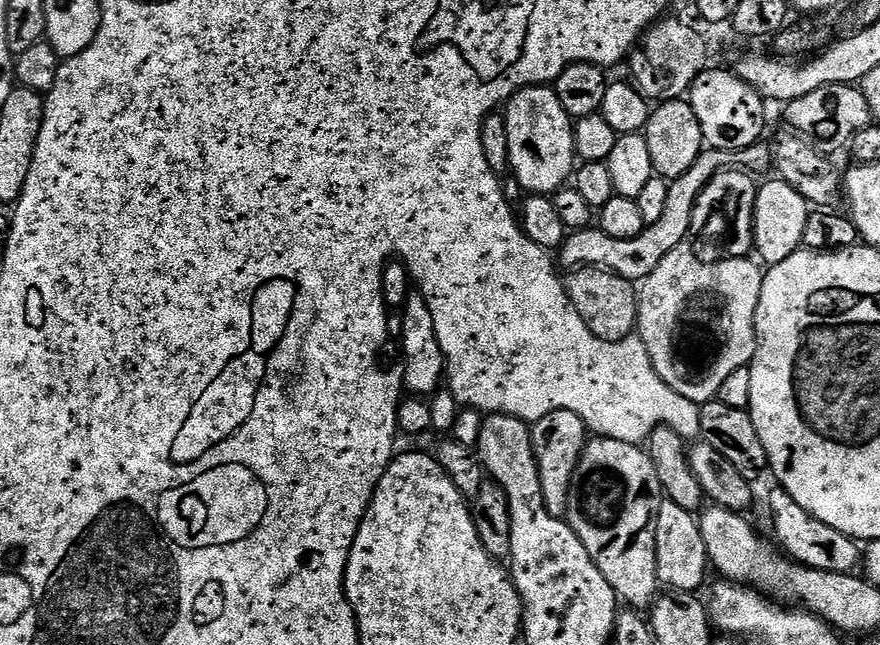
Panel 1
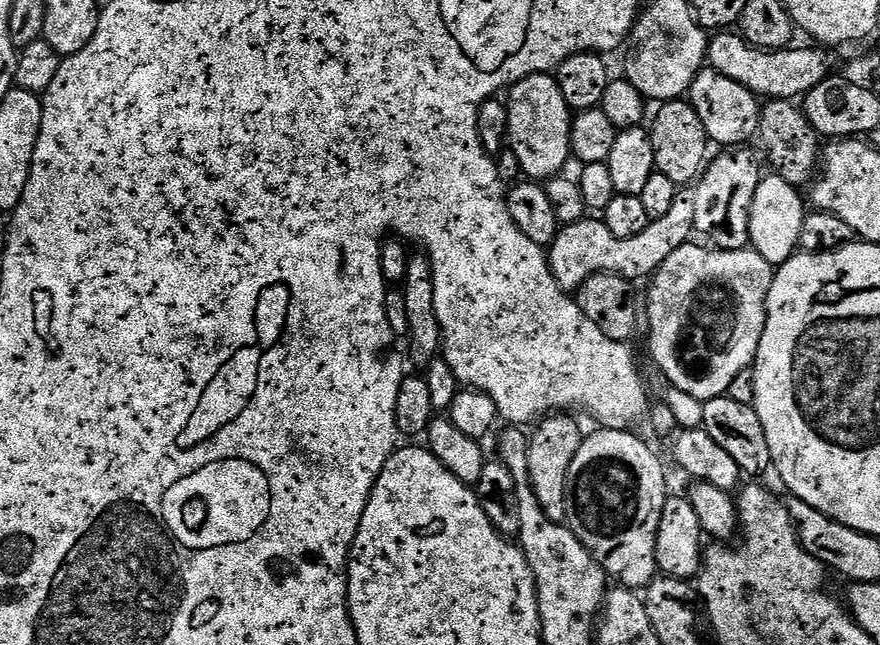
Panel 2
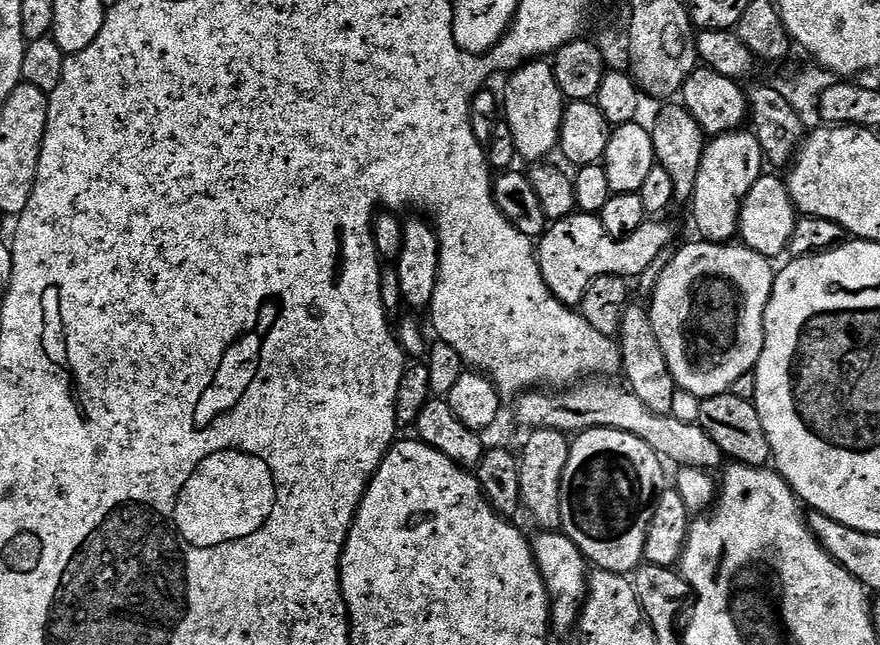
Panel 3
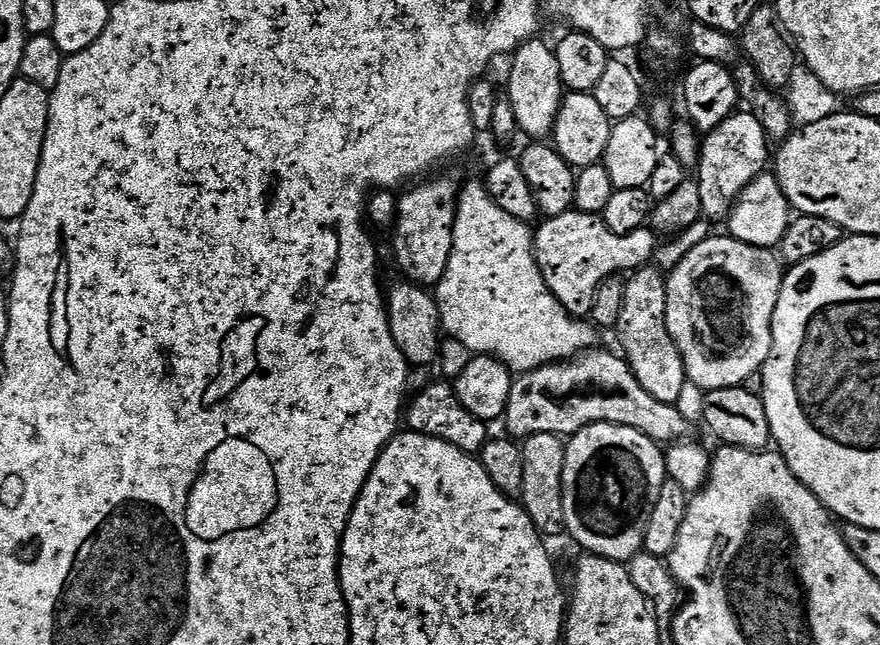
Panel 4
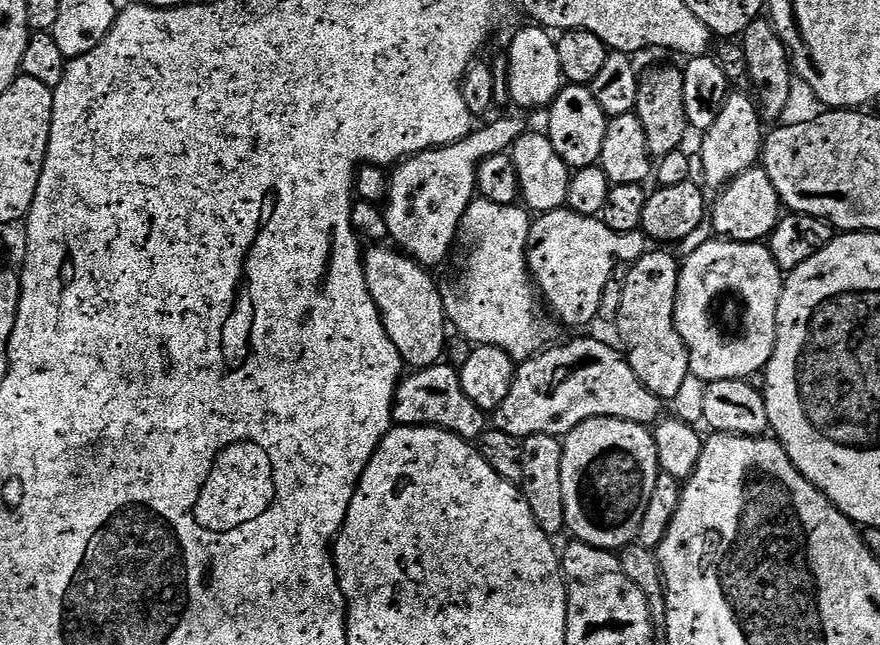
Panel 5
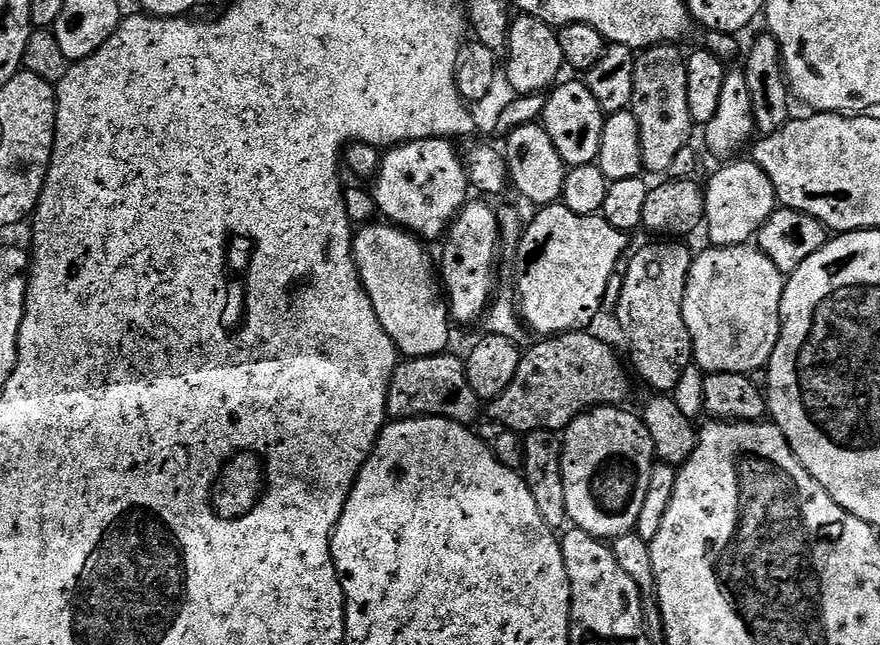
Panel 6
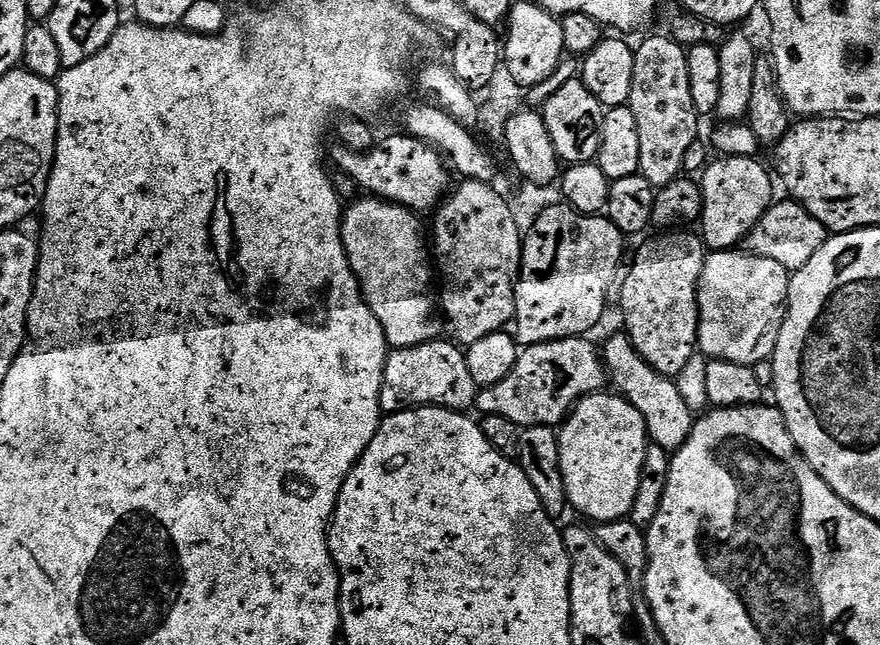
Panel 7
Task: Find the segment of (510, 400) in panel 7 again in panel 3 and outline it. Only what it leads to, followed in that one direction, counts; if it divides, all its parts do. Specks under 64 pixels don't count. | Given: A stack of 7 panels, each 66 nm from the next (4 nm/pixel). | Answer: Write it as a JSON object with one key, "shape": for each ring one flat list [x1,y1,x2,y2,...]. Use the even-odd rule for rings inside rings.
{"shape":[[588,378,563,390,529,390,515,401,516,420,524,430,554,428,565,434,579,434,587,428,613,428,629,432,642,438,657,456,665,461,673,460,676,466,716,470,725,463,726,457,718,442,714,442,698,422,681,420,676,414,663,416,654,413,642,398,633,394,631,388,619,388,616,384,604,382,600,378]]}

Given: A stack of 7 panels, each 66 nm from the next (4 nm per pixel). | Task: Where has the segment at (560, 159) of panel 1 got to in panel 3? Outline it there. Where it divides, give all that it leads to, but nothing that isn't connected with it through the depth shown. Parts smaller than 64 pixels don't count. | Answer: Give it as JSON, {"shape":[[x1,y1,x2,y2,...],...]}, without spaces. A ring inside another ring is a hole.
{"shape":[[537,58,520,65,507,80,508,85,502,91,502,116,513,131,519,159,540,162,551,157,548,155,557,151,560,142,560,127,566,103,555,80,553,65,547,59]]}

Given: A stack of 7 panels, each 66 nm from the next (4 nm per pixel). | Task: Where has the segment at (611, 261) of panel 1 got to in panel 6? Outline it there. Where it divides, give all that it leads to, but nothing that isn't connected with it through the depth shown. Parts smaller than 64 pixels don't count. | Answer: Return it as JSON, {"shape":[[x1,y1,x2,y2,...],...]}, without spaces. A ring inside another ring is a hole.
{"shape":[[563,202,541,207,537,212,540,213,538,213,529,224,527,221,526,227,523,229,522,235,514,248,514,251,516,251,516,292,520,295,520,300,518,299,518,311,522,317,523,323,527,325,531,331,533,328,538,334,537,337,540,338,563,336,566,332,582,332,591,329,593,327,591,324,595,322,596,315,601,315,604,306,606,286,610,282,610,278,613,274,618,270,619,264,616,263,618,263,620,259,623,261,626,253,629,251,629,237,625,235,625,233,618,231,614,226,610,226,610,222,606,222,603,215,583,216,582,214,574,214,574,210,570,210]]}

